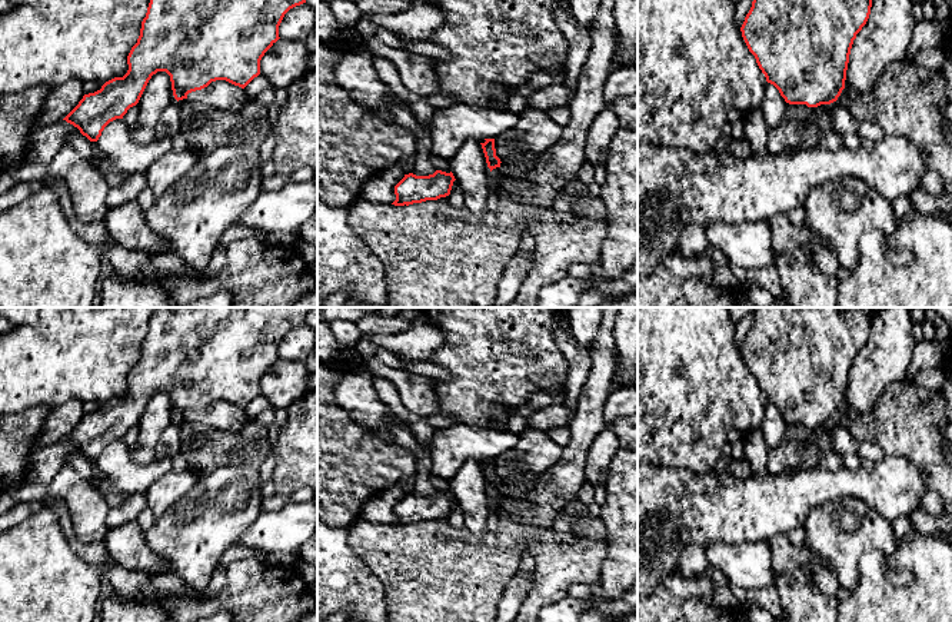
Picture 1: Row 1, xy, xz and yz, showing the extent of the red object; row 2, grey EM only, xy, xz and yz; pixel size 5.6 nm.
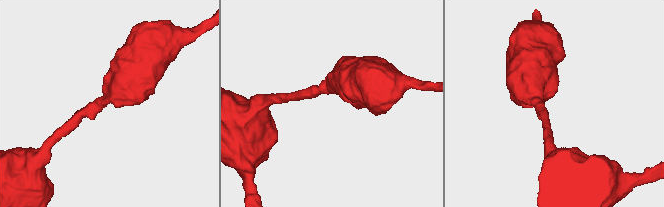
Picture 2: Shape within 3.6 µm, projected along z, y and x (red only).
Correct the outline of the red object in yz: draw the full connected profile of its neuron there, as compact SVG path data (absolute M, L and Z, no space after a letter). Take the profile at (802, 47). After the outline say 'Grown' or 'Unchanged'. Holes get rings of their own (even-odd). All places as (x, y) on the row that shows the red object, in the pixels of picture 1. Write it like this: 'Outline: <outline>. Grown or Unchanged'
Outline: M753 0L749 13L740 27L742 37L755 56L756 63L766 77L766 82L773 84L780 96L789 104L806 104L808 107L818 107L820 104L830 104L838 100L842 90L845 89L846 70L849 63L849 54L856 39L856 34L866 24L871 14L872 0Z. Unchanged

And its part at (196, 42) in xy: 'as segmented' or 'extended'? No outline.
as segmented

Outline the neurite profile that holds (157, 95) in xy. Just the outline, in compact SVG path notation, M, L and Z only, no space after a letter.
M157 71L149 80L137 106L137 126L154 129L163 110L176 102L172 90L170 76L166 71Z

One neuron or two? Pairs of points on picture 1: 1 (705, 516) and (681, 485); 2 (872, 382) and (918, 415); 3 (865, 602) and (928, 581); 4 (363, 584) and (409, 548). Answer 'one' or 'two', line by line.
1: one
2: two
3: one
4: two

